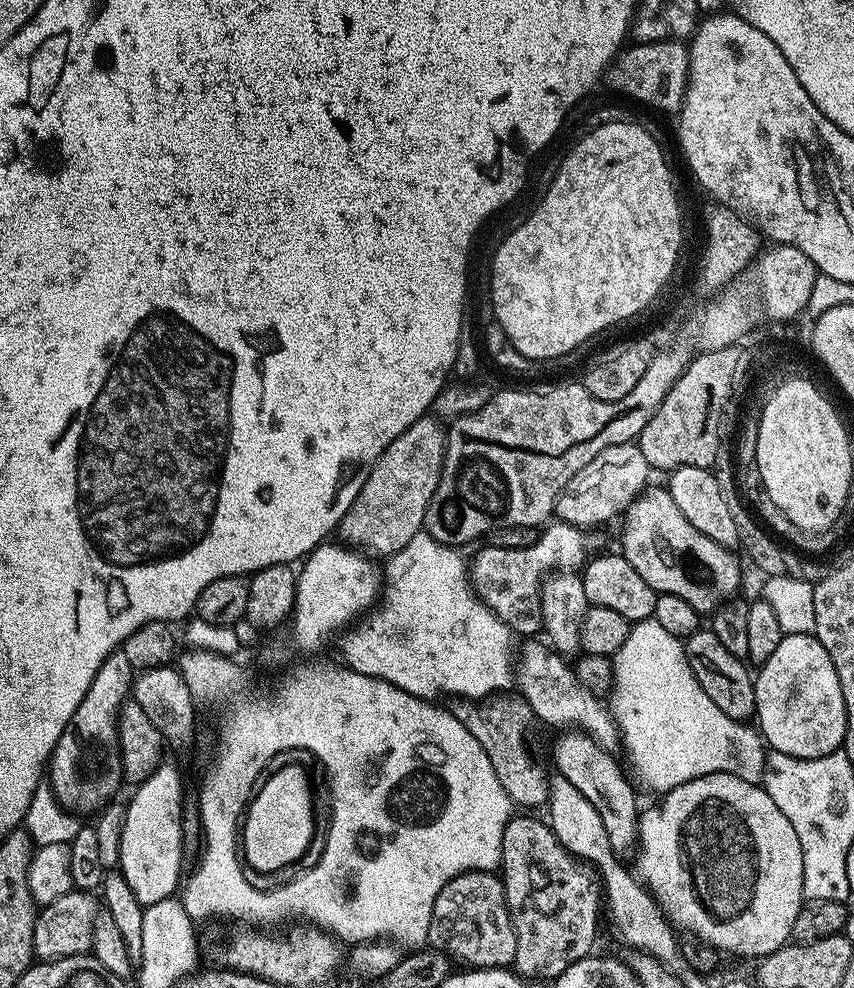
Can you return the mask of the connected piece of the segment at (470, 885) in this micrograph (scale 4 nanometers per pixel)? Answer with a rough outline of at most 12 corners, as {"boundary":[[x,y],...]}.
{"boundary":[[480,870],[434,898],[427,943],[473,969],[497,963],[502,884]]}

